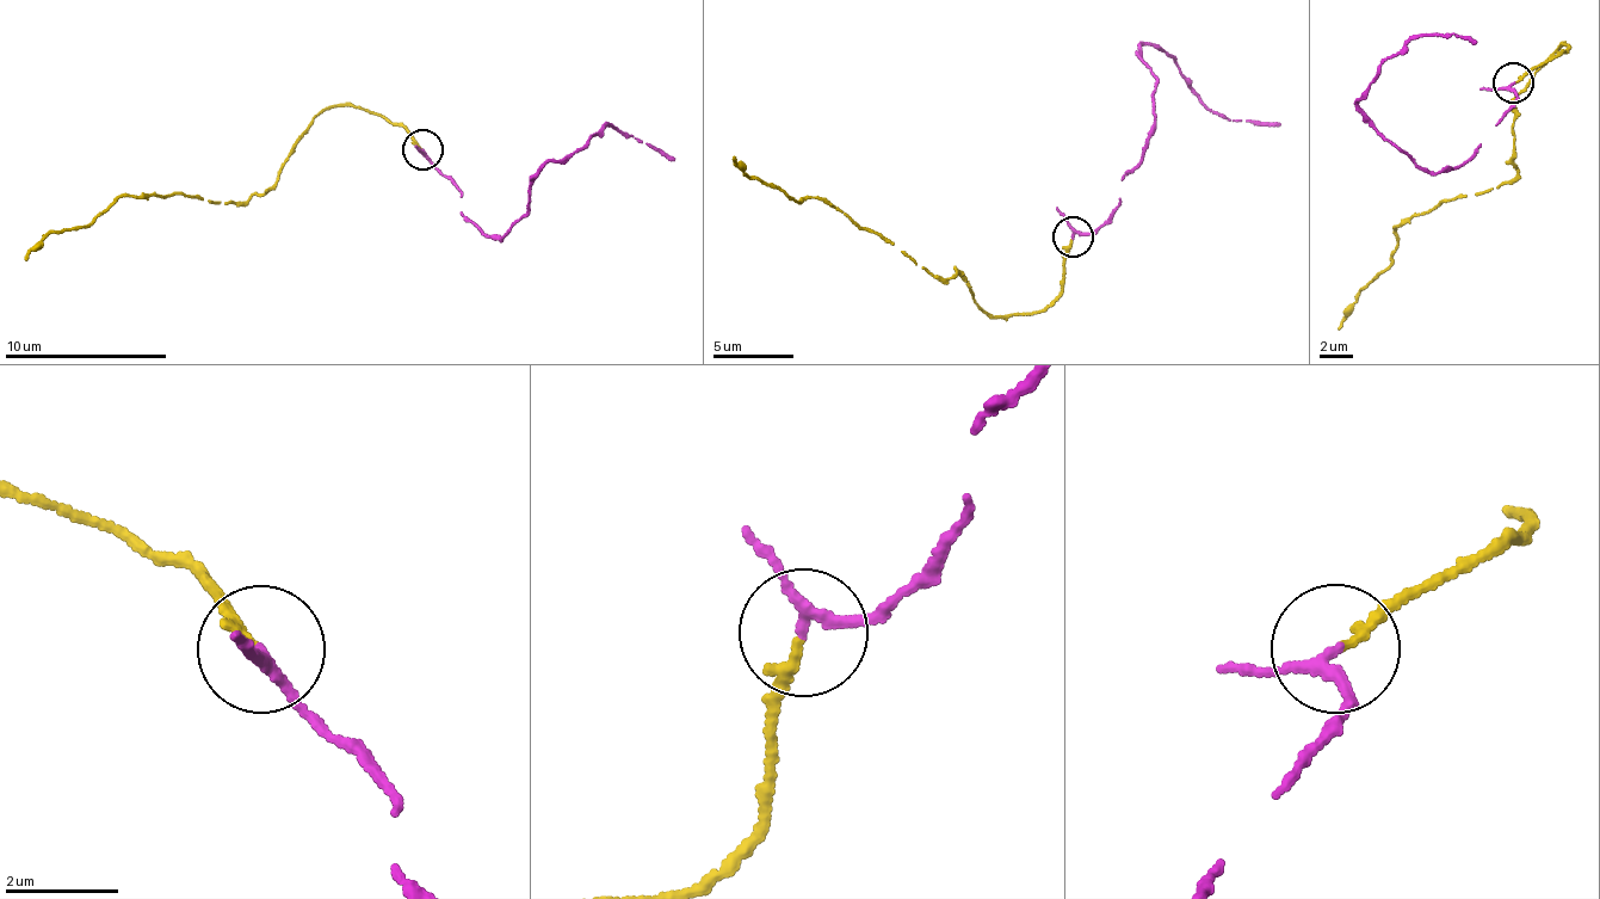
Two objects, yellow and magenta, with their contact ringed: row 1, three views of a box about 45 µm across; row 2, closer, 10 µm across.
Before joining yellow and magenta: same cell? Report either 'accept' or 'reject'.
accept

